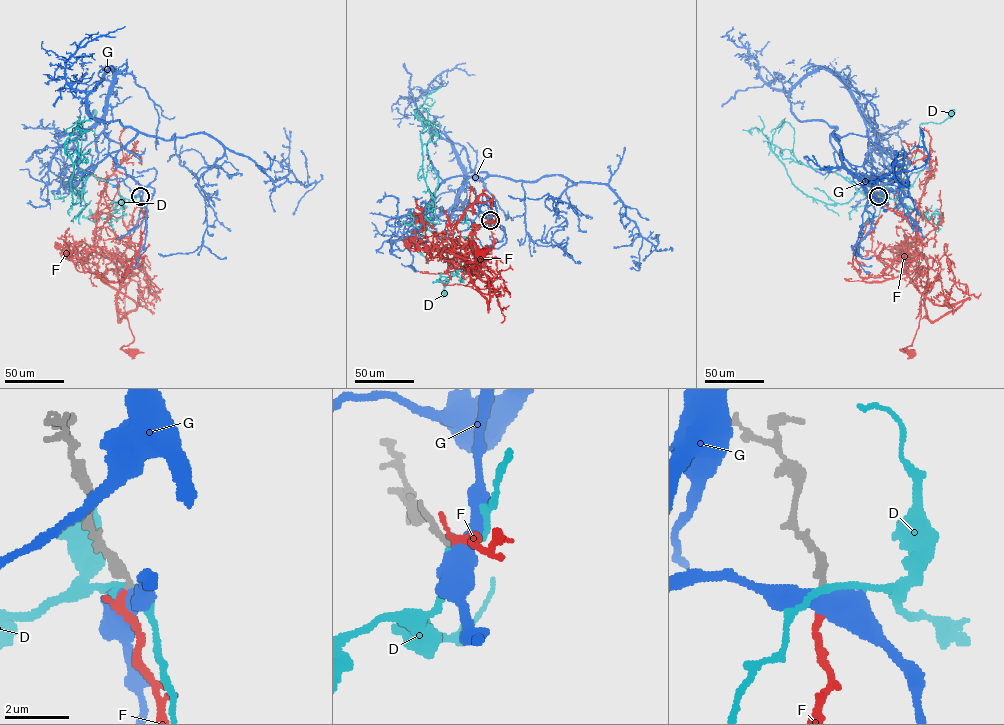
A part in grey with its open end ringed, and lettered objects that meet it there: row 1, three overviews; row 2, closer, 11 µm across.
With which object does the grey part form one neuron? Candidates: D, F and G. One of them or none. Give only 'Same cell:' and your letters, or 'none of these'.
Same cell: F

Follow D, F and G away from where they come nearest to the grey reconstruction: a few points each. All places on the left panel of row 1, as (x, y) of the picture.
D: (140, 196), (122, 200), (116, 187), (85, 176), (97, 162), (94, 129), (100, 122), (93, 118), (95, 112)
F: (140, 196), (138, 206), (143, 216), (116, 260), (117, 307), (126, 316), (134, 340), (120, 348), (132, 353)
G: (140, 196), (115, 159), (137, 132), (88, 111), (110, 67), (107, 110), (52, 158), (47, 204), (29, 200)

